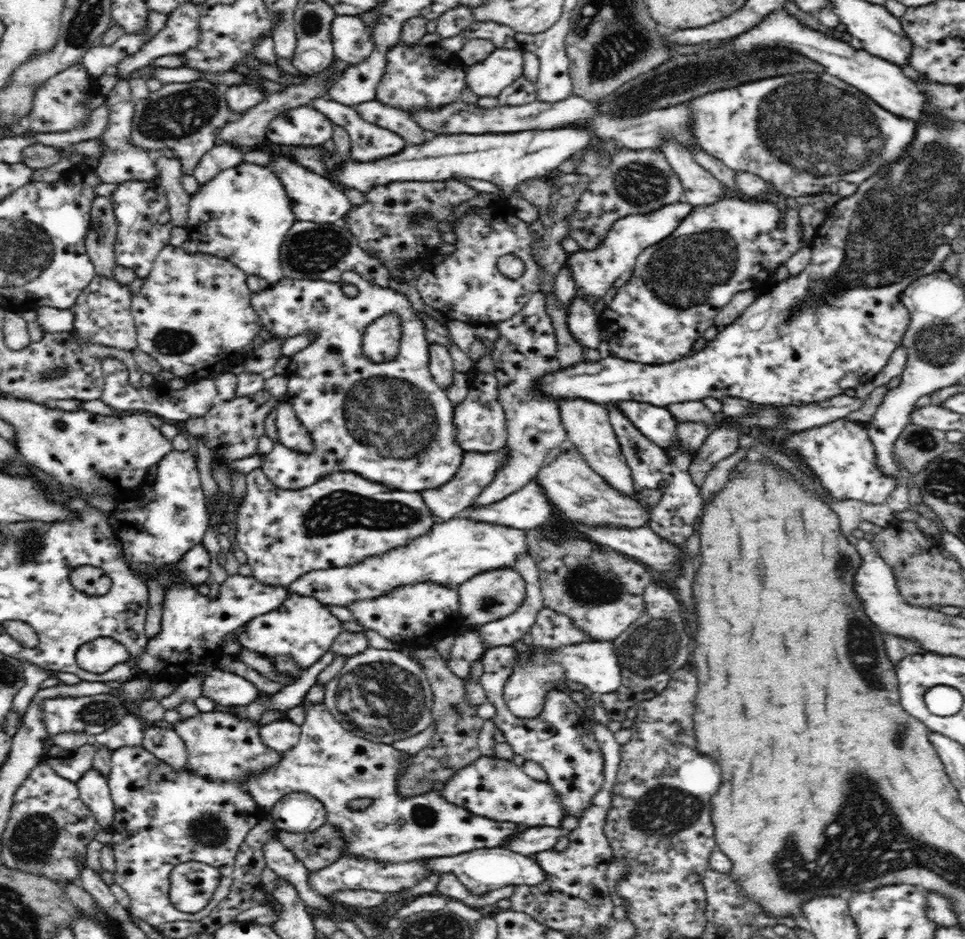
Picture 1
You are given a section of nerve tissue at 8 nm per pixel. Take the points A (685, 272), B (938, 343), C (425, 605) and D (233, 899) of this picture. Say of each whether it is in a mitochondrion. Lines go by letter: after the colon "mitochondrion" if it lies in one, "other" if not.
A: mitochondrion
B: mitochondrion
C: other
D: other

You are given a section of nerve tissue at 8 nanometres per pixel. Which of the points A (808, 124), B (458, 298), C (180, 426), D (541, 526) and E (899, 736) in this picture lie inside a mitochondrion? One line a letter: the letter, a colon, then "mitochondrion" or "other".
A: mitochondrion
B: other
C: other
D: other
E: mitochondrion

